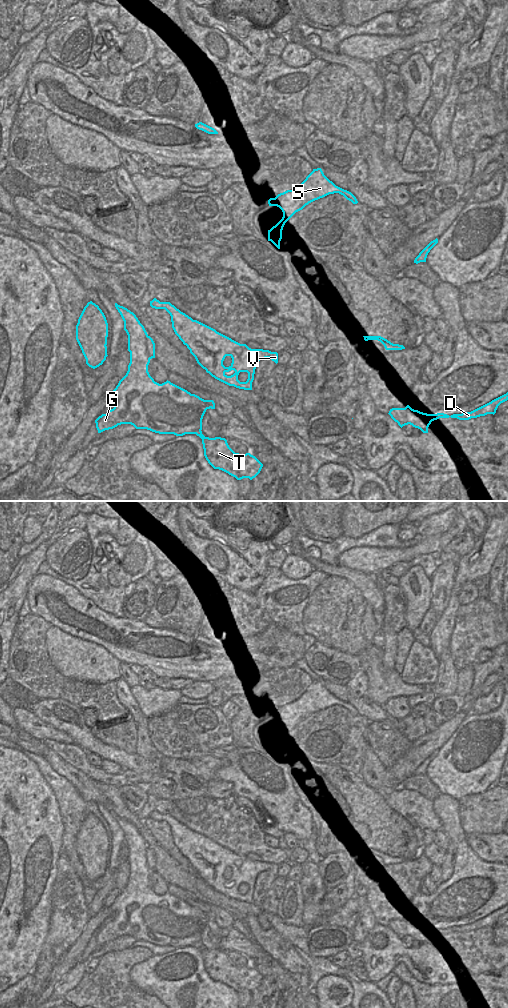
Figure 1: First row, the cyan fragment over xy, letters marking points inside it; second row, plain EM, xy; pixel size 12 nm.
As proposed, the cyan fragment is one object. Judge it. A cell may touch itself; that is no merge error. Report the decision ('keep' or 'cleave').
cleave

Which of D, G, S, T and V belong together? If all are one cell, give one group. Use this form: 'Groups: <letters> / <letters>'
Groups: D G S V / T.

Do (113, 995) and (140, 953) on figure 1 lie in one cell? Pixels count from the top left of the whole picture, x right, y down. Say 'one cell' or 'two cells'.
one cell

